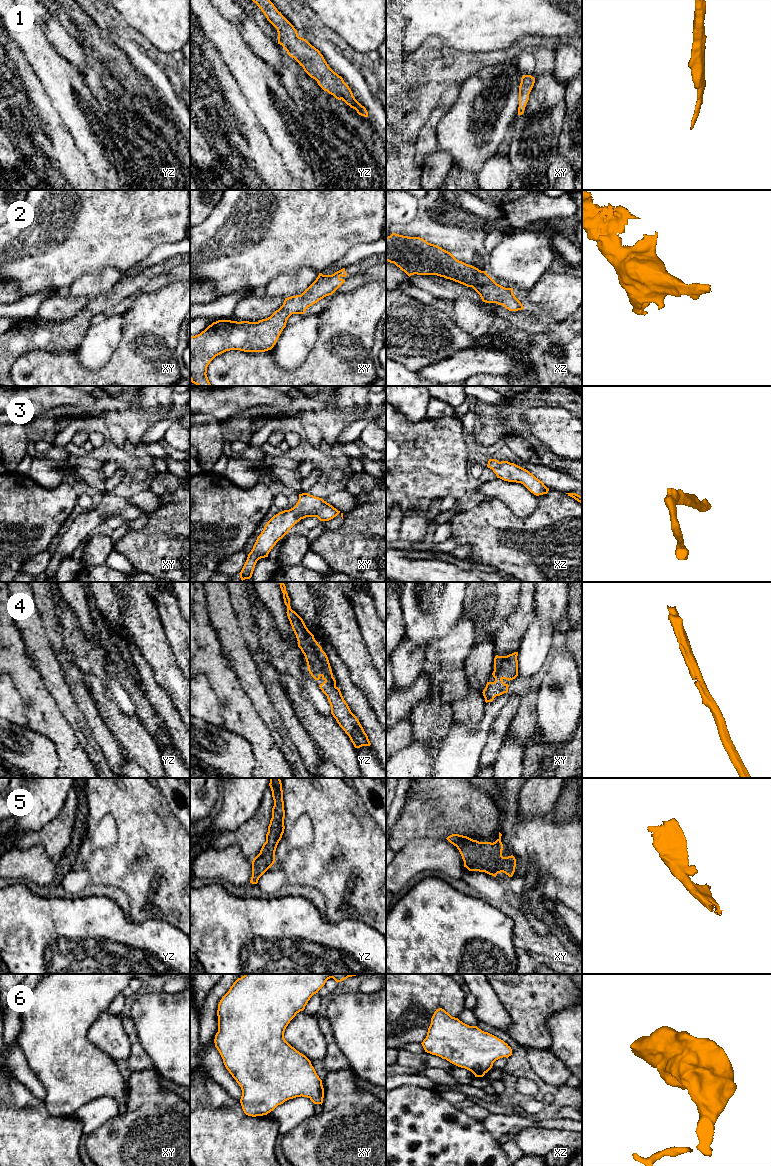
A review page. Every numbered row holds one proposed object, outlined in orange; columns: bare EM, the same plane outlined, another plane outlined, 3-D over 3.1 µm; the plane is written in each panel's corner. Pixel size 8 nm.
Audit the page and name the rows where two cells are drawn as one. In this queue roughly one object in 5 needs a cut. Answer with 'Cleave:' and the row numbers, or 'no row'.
Cleave: no row

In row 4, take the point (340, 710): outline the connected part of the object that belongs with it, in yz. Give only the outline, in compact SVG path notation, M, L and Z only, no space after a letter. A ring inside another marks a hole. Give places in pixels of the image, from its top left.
M279 582L283 593L284 603L287 606L287 616L296 635L298 647L305 656L308 671L315 680L322 678L324 682L319 685L327 696L331 706L331 714L339 726L349 736L355 748L370 746L371 743L357 717L351 712L344 700L340 689L336 686L331 666L326 653L308 630L303 619L291 609L290 598L284 582Z

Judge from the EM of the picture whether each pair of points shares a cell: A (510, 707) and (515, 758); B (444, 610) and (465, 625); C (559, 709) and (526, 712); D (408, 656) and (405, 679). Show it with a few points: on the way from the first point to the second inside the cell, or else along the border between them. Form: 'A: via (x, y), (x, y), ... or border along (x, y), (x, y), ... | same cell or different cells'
A: border along (508, 734), (497, 755) | different cells
B: border along (462, 615), (443, 637) | different cells
C: border along (539, 688), (536, 704), (536, 728) | different cells
D: via (407, 662), (405, 673) | same cell

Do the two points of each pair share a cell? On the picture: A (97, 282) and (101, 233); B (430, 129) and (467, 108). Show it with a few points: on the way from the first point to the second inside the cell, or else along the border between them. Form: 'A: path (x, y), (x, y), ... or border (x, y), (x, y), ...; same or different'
A: border (122, 272), (104, 267), (76, 279); different
B: border (451, 106), (437, 125), (437, 147); different

